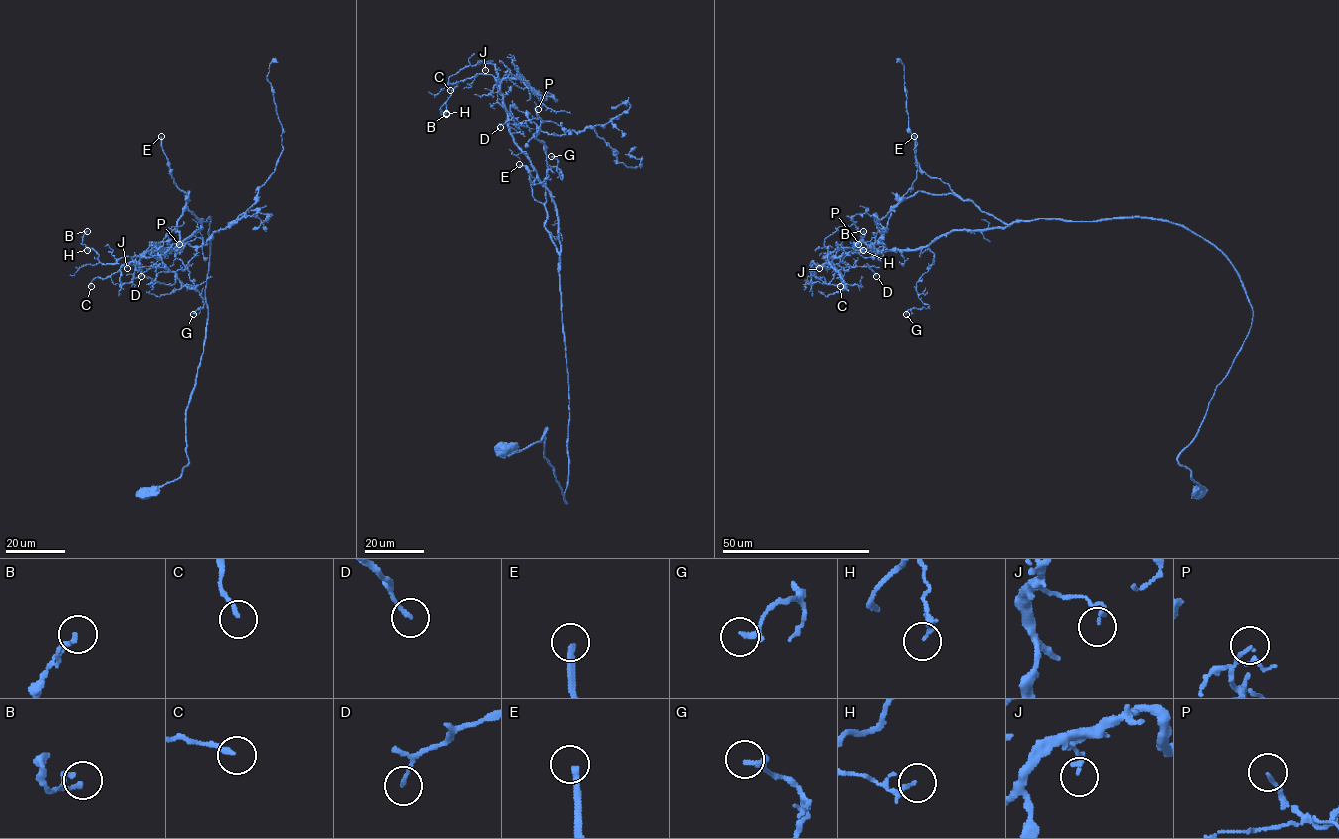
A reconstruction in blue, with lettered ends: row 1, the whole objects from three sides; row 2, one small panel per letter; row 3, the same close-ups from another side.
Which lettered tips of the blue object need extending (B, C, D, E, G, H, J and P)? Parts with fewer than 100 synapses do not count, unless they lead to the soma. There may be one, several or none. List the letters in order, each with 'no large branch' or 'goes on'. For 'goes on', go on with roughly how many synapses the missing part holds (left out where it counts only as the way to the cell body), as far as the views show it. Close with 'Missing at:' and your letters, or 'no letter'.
B: no large branch
C: no large branch
D: no large branch
E: goes on; about 120 synapses
G: no large branch
H: no large branch
J: no large branch
P: no large branch
Missing at: E

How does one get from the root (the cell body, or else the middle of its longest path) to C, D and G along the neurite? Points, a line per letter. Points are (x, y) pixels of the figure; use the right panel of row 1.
C: (1198, 491), (1178, 457), (1253, 307), (1193, 232), (1140, 217), (955, 230), (812, 262), (840, 286)
D: (1198, 491), (1178, 457), (1253, 317), (1238, 273), (1204, 239), (1147, 218), (1036, 219), (840, 258), (876, 276)
G: (1198, 491), (1178, 457), (1253, 307), (1193, 232), (955, 230), (928, 247), (929, 306), (906, 314)

